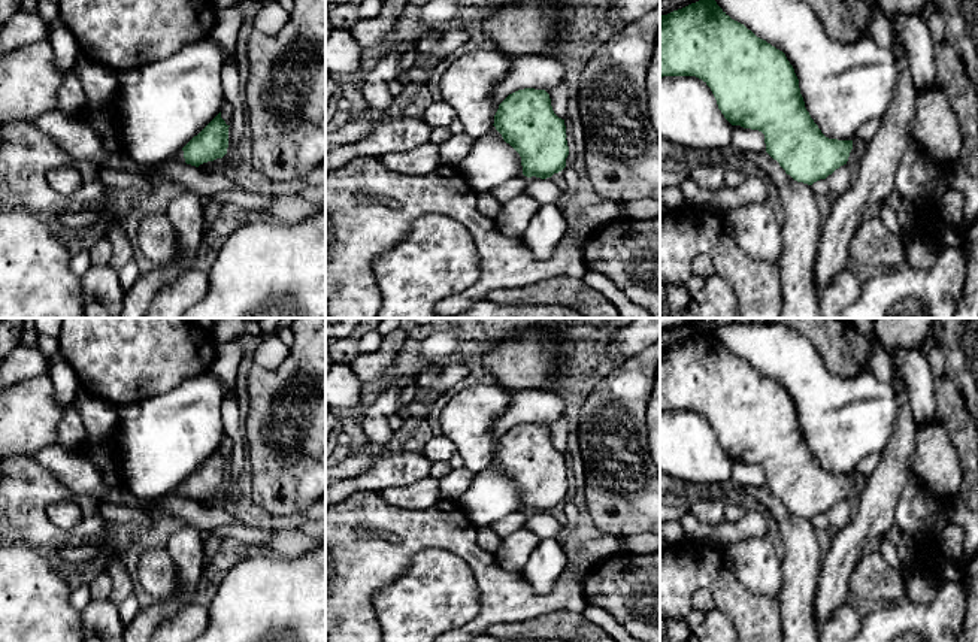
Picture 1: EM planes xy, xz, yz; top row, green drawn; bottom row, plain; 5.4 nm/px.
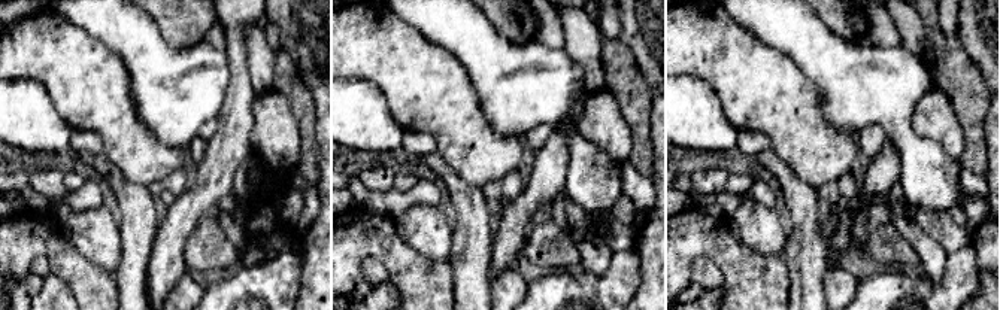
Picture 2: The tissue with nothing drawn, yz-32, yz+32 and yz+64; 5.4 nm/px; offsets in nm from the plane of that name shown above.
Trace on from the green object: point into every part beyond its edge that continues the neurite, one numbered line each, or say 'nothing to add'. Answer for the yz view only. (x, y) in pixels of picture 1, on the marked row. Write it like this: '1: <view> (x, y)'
nothing to add

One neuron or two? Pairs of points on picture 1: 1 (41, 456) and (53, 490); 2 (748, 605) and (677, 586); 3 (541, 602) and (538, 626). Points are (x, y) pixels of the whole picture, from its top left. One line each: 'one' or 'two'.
1: two
2: one
3: two

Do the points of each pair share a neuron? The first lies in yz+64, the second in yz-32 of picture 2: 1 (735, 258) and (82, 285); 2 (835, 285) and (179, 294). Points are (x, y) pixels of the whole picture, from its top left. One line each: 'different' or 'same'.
1: same
2: same

